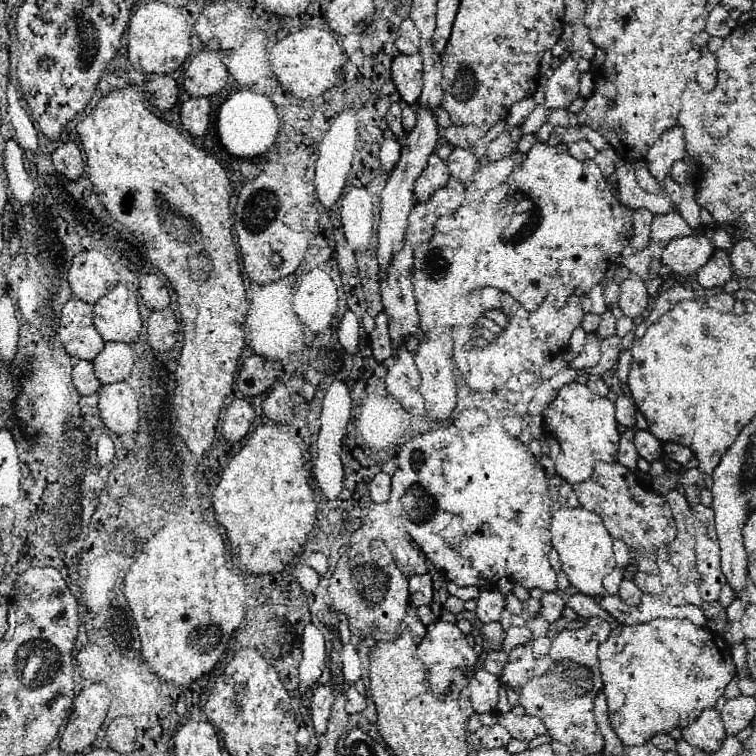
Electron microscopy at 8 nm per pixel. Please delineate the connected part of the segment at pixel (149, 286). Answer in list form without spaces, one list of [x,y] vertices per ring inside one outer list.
[[[148,273],[140,279],[140,297],[144,299],[148,311],[159,311],[159,309],[168,307],[168,303],[170,303],[168,291],[166,291],[162,279],[152,273]]]

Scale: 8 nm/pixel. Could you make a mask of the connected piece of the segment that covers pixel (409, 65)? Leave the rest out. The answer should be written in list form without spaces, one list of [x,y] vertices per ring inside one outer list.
[[[398,55],[392,65],[392,81],[400,97],[408,105],[416,105],[422,93],[422,61],[420,55]]]

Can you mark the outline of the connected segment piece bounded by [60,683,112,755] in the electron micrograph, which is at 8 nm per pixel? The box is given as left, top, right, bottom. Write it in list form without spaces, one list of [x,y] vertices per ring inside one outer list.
[[[92,683],[90,687],[78,693],[60,741],[60,749],[64,753],[83,754],[92,745],[108,713],[110,701],[112,701],[112,695],[102,683]]]

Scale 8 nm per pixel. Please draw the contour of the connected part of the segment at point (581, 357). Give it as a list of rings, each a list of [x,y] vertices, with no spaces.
[[[600,342],[587,343],[582,347],[582,351],[566,364],[568,369],[586,369],[597,365],[600,360]]]

